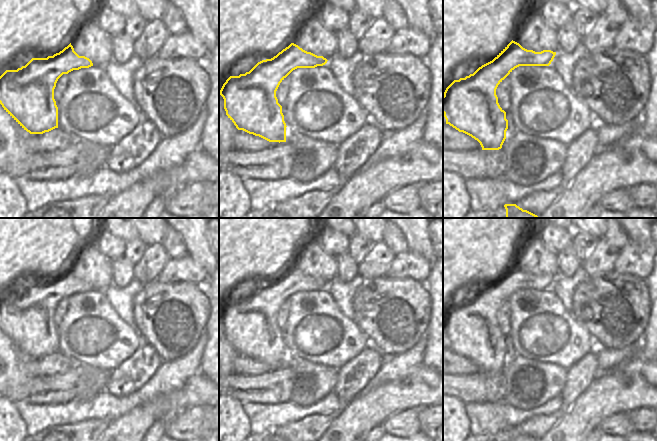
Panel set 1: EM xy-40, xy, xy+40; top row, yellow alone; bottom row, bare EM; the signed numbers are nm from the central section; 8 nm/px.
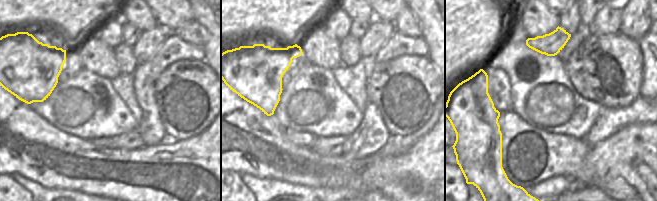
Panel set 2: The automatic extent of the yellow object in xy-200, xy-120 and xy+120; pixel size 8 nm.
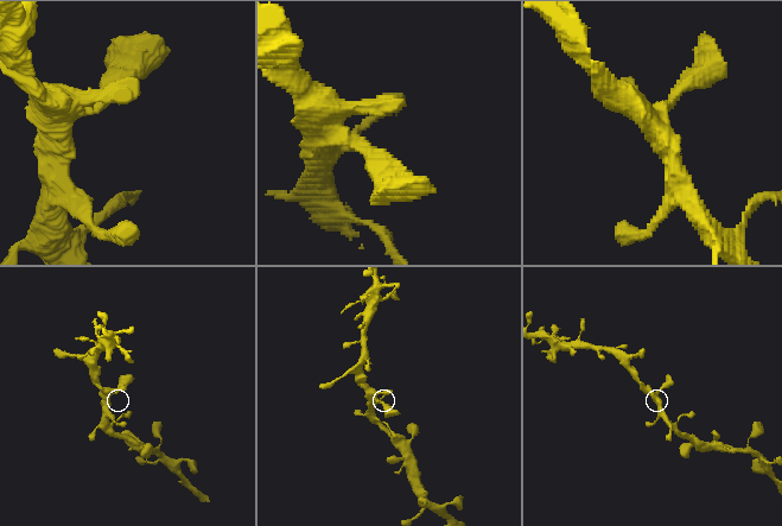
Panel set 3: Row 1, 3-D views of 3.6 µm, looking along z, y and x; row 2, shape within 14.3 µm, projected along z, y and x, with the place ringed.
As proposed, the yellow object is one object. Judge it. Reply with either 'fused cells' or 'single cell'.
single cell

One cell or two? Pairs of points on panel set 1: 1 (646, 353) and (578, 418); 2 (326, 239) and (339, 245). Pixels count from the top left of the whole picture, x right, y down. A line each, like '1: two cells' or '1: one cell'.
1: two cells
2: one cell

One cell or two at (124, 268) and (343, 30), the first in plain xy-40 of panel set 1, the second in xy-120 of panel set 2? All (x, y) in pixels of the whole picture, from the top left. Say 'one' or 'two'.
two

